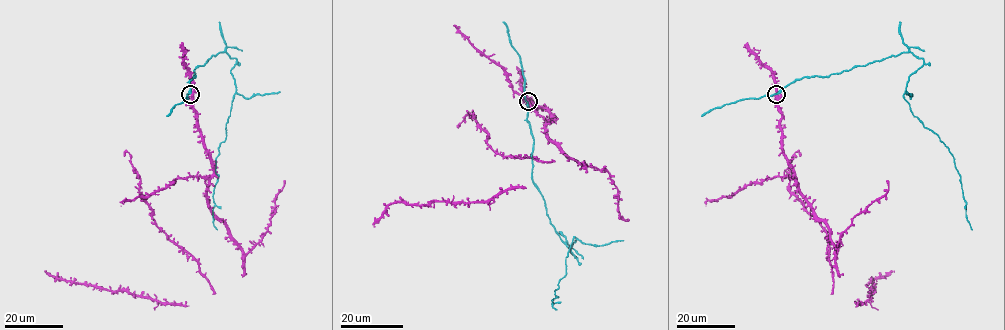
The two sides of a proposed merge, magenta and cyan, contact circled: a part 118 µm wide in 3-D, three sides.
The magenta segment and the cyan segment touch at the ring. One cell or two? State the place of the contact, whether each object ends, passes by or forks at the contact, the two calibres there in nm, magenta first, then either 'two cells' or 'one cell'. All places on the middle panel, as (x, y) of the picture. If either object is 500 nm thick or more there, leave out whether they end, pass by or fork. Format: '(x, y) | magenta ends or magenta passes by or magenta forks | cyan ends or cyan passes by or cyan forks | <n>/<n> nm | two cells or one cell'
(528, 101) | magenta ends | cyan passes by | 400/320 nm | two cells

